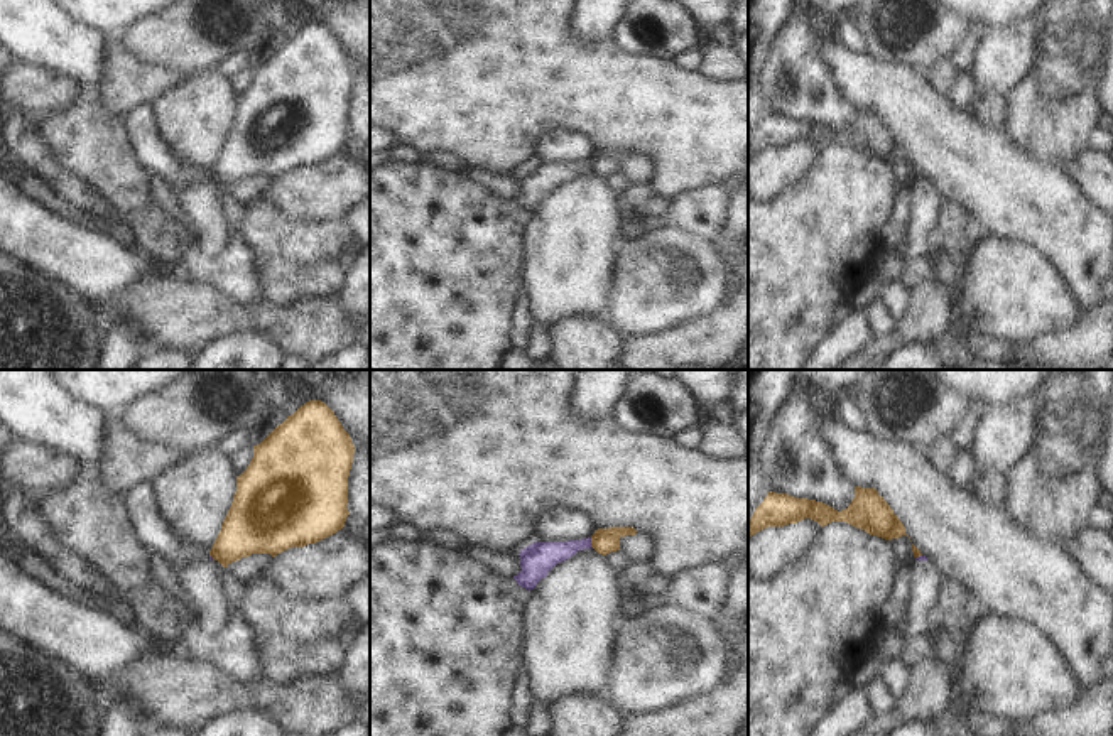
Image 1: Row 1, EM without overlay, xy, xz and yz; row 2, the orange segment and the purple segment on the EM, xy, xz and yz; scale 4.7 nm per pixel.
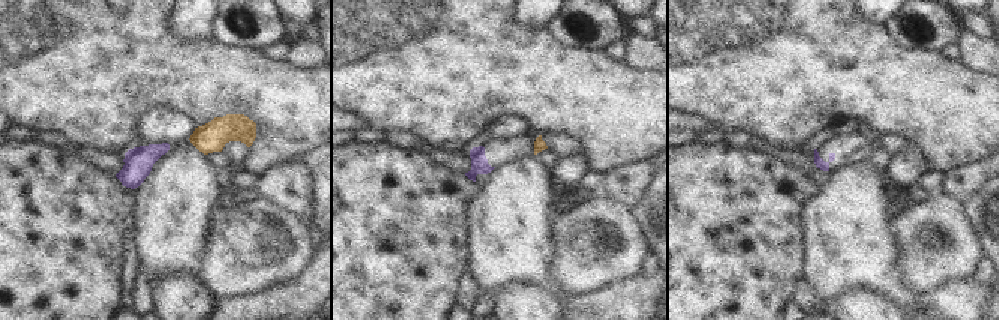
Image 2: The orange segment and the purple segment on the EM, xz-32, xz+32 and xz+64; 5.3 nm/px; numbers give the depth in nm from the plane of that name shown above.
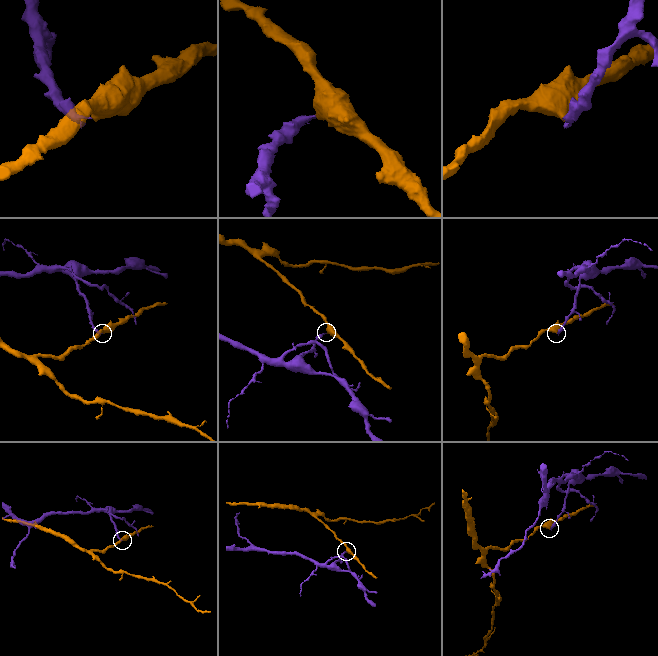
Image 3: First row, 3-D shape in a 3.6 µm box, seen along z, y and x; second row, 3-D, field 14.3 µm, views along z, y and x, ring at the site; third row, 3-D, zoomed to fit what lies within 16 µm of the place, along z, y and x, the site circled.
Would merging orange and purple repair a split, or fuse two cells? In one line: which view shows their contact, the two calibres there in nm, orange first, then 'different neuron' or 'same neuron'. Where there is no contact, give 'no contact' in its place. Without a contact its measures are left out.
xz | 120/140 nm | different neuron

